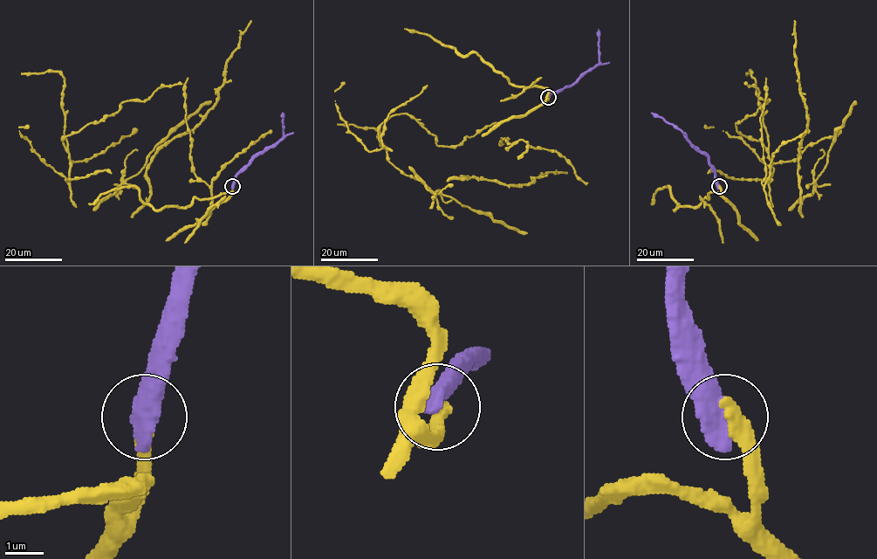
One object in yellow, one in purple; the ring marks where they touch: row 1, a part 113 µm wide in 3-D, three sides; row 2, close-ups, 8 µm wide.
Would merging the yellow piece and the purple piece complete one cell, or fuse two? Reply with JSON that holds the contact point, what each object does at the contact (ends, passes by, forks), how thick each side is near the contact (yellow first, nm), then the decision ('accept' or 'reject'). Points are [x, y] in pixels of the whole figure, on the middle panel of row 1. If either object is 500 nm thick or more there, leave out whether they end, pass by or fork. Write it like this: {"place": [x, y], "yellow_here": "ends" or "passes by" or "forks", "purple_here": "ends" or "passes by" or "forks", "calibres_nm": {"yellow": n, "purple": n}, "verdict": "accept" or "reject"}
{"place": [548, 97], "calibres_nm": {"yellow": 440, "purple": 650}, "verdict": "accept"}

